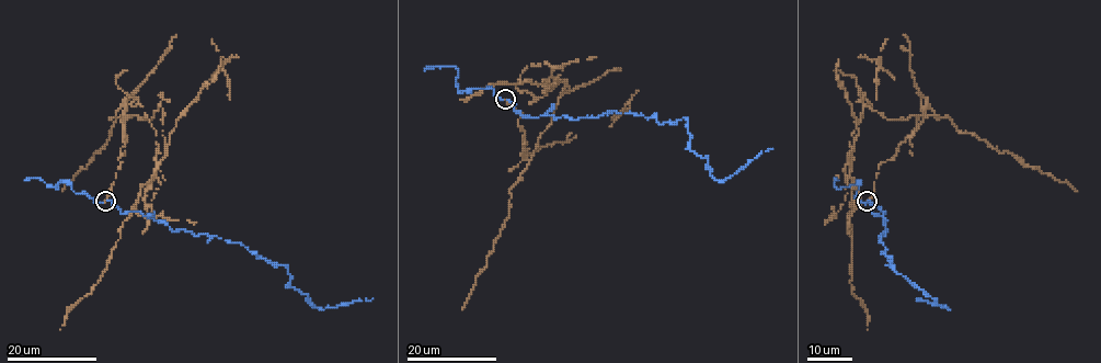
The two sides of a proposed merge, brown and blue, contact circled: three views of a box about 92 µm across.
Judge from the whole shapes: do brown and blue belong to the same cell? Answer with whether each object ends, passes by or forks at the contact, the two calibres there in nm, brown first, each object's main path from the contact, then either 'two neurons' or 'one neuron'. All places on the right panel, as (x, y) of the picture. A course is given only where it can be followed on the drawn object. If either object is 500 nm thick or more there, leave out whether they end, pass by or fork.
brown ends | blue ends | 280/140 nm | brown via (867, 201), (878, 165), (920, 115), (889, 120), (864, 105), (845, 166), (850, 283), (867, 330) | blue via (867, 201), (885, 212), (887, 230), (879, 236), (883, 254), (892, 257), (885, 264), (948, 308), (916, 298) | two neurons

